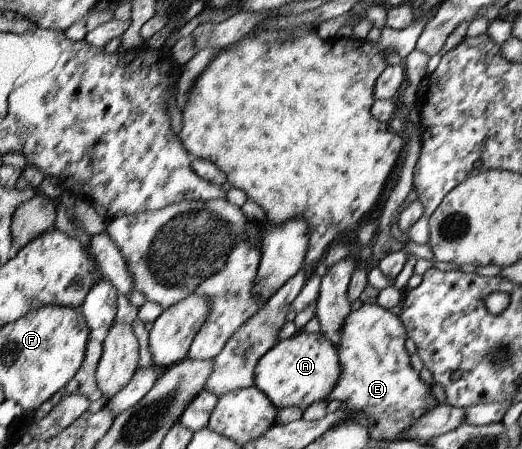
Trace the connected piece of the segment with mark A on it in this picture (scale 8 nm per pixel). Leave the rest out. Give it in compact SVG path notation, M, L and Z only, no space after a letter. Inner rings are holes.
M298 330L294 336L276 342L276 345L259 359L254 370L254 385L267 395L267 398L278 408L297 407L304 411L313 403L328 402L334 388L338 386L342 364L336 346L321 332L306 333Z

